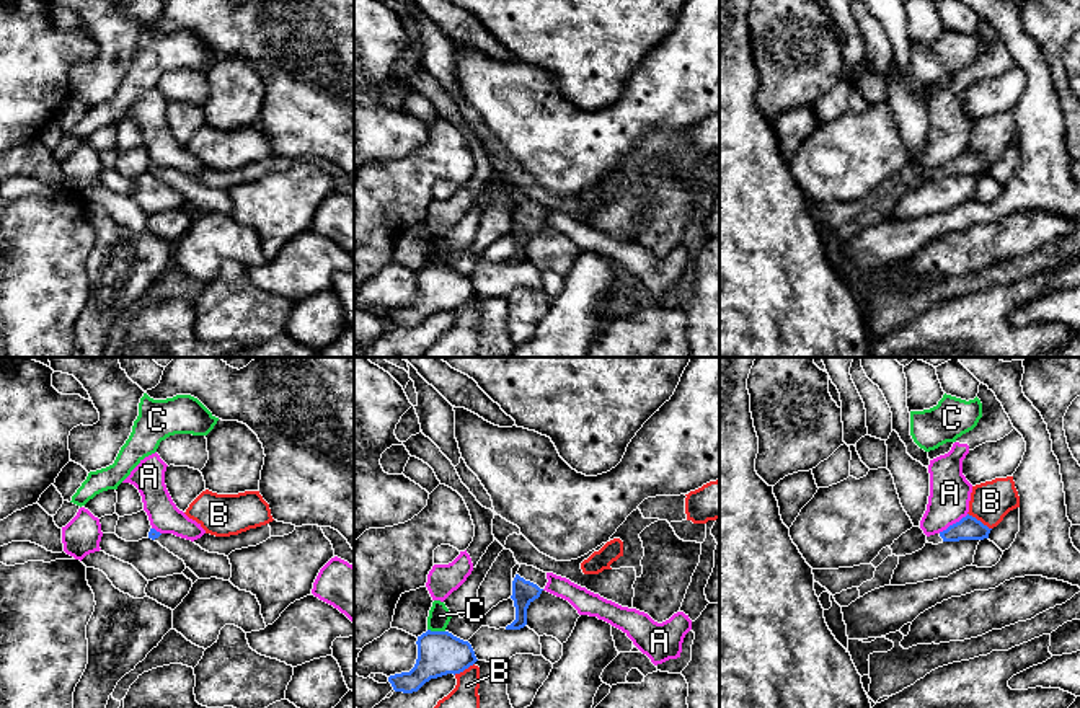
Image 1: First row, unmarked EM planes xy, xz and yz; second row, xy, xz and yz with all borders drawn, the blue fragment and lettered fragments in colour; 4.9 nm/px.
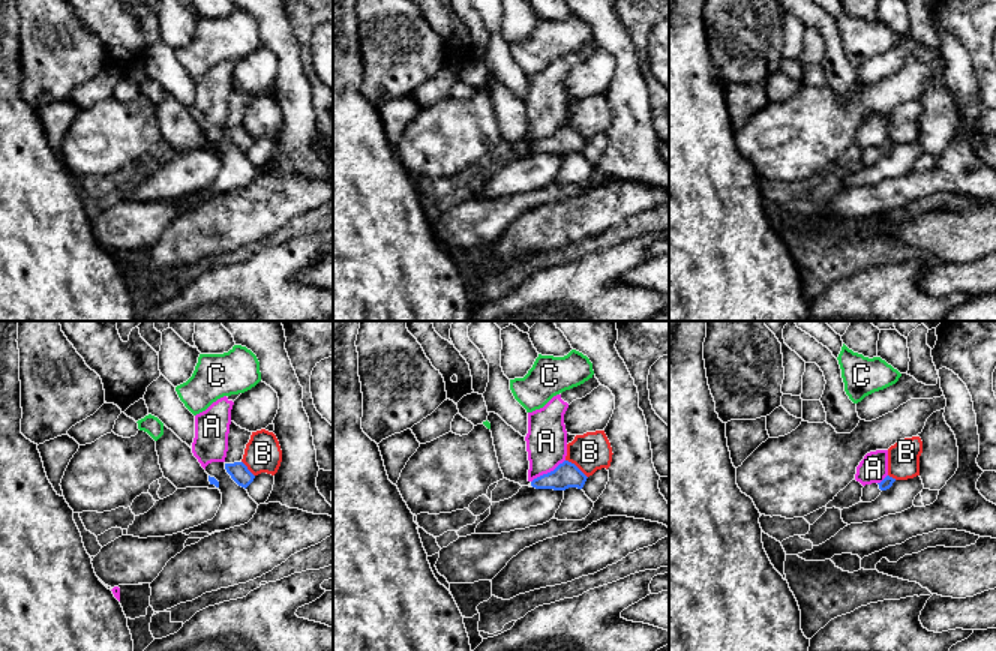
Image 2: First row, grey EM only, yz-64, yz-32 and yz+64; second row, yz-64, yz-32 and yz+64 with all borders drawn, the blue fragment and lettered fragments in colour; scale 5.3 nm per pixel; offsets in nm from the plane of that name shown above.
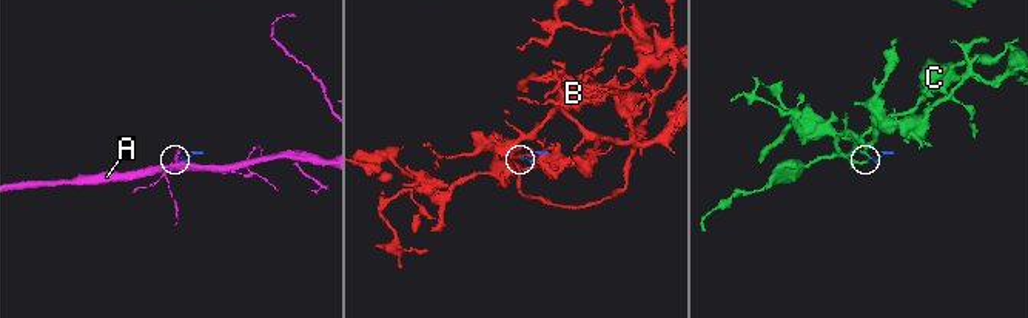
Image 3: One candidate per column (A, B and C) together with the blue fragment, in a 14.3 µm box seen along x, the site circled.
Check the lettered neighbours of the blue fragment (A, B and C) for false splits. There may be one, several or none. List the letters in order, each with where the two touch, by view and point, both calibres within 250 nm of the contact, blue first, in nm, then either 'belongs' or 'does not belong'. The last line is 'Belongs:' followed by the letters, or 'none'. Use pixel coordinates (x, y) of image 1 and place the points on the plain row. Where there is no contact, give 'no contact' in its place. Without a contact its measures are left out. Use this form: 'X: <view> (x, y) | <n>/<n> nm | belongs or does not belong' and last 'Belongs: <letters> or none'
A: yz (953, 159) | 110/200 nm | does not belong
B: yz (979, 155) | 110/200 nm | does not belong
C: xz (436, 266) | 220/110 nm | does not belong
Belongs: none

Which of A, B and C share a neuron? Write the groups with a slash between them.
A / B / C

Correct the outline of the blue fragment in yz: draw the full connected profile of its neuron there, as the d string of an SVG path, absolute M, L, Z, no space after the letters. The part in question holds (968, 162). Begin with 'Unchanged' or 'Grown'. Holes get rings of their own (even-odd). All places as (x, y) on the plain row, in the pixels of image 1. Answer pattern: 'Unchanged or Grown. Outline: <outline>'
Grown. Outline: M967 148L959 157L949 160L946 165L927 171L927 176L938 179L943 176L984 175L989 173L990 165L992 163Z

